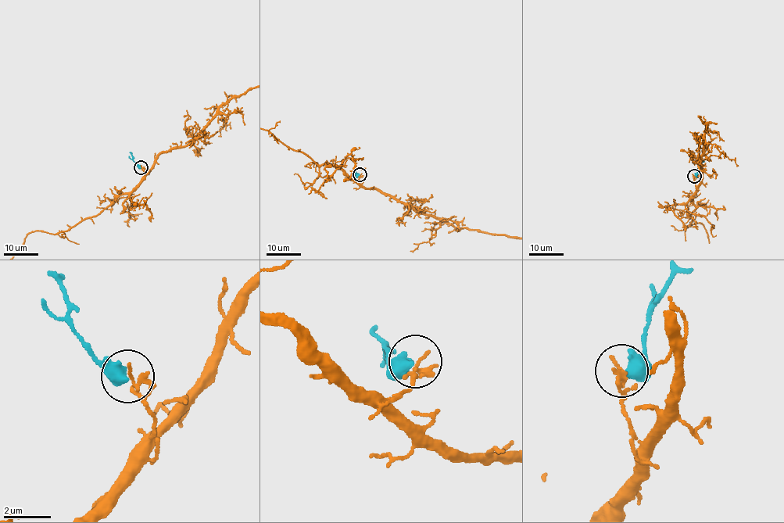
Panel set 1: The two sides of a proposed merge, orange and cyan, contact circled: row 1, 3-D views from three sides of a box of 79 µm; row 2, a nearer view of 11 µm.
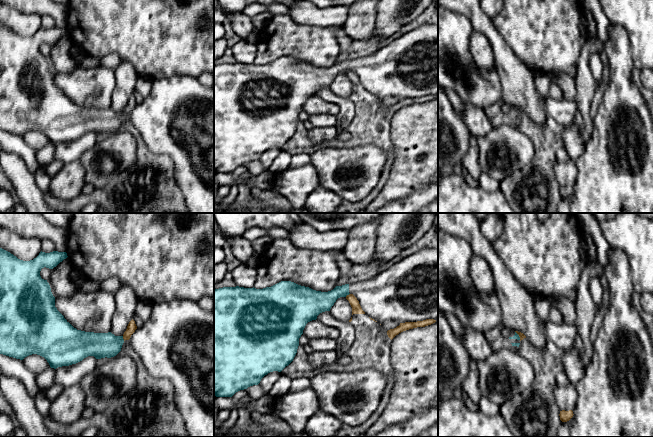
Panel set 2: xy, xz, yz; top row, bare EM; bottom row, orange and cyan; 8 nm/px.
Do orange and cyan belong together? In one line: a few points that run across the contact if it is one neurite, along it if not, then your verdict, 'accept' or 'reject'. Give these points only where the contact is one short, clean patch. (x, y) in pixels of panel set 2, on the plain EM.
line xy (122, 112), (124, 116); reject

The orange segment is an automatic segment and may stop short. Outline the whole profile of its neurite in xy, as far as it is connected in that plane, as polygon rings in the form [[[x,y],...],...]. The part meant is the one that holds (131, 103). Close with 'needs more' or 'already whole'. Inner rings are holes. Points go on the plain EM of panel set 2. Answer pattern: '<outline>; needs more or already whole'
[[[132,95],[132,96],[129,98],[129,100],[128,100],[128,102],[127,102],[127,105],[126,105],[126,107],[125,107],[124,110],[123,110],[123,115],[124,115],[124,117],[125,117],[125,116],[129,116],[130,113],[131,113],[131,111],[135,108],[136,105],[137,105],[137,102],[136,102],[136,100],[135,100],[135,97]]]; already whole

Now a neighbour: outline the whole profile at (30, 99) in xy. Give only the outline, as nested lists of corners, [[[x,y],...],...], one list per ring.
[[[0,24],[0,130],[20,136],[37,130],[44,133],[51,144],[56,145],[76,140],[88,132],[94,132],[96,135],[111,134],[121,127],[123,112],[115,112],[111,108],[94,109],[77,106],[55,83],[55,73],[47,56],[41,54],[40,47],[44,43],[53,45],[67,33],[66,28],[41,27],[33,36],[23,37]]]

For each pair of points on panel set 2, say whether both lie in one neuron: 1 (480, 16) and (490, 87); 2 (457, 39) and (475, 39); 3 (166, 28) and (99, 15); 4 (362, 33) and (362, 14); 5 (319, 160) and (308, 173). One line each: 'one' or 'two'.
1: two
2: two
3: one
4: one
5: two

